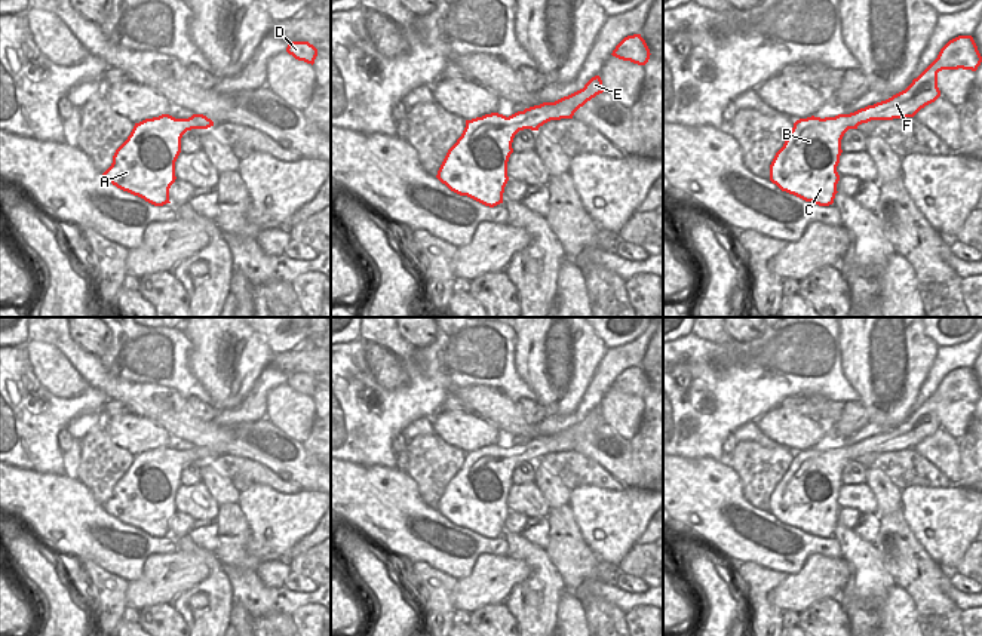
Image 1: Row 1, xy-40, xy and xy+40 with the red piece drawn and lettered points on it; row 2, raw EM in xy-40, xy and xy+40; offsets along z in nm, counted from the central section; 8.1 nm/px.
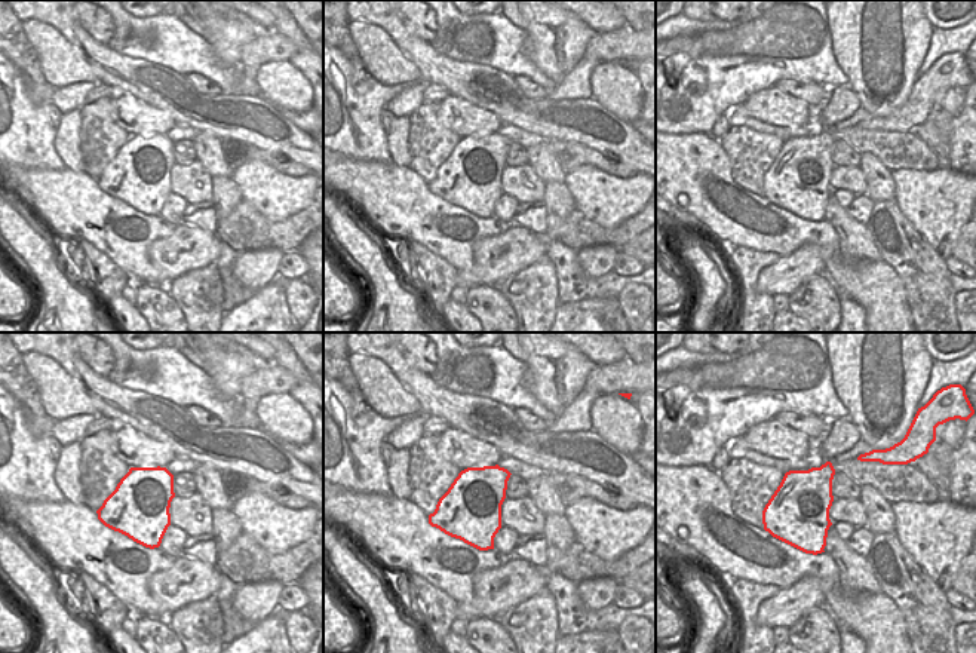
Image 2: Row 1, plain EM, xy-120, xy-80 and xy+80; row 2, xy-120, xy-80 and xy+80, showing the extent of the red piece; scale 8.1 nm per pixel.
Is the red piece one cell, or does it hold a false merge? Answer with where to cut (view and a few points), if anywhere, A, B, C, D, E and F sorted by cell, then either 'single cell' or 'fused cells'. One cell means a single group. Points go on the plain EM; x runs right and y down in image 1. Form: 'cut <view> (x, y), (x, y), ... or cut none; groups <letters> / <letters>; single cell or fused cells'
cut none; groups A B C D E F; single cell

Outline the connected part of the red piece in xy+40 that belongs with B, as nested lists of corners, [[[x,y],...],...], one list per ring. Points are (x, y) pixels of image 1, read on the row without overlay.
[[[958,368],[940,381],[937,390],[905,423],[892,430],[850,446],[797,452],[770,497],[770,513],[805,534],[832,537],[838,525],[841,471],[848,461],[857,461],[871,452],[914,449],[940,428],[939,403],[976,403],[981,394],[982,388],[973,369]]]

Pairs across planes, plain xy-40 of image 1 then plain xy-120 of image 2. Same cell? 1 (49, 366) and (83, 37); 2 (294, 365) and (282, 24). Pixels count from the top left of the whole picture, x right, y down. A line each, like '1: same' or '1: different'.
1: different
2: different

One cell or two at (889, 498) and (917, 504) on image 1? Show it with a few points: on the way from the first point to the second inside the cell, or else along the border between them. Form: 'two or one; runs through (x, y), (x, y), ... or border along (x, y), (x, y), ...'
two; border along (902, 489), (901, 509)

